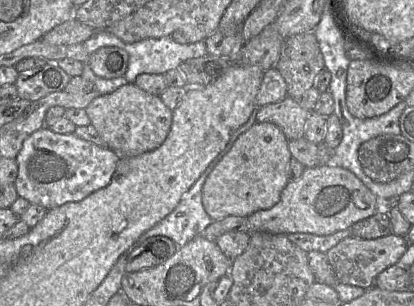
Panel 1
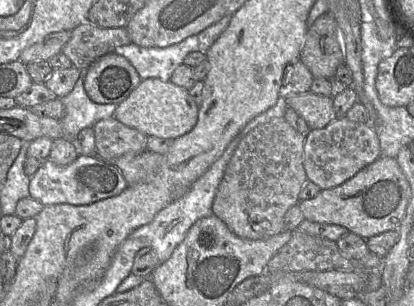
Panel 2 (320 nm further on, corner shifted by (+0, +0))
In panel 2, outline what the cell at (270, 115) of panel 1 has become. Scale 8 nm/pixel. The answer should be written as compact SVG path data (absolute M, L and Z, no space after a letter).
M310 91L286 98L287 107L302 117L311 130L322 129L336 119L333 98Z

